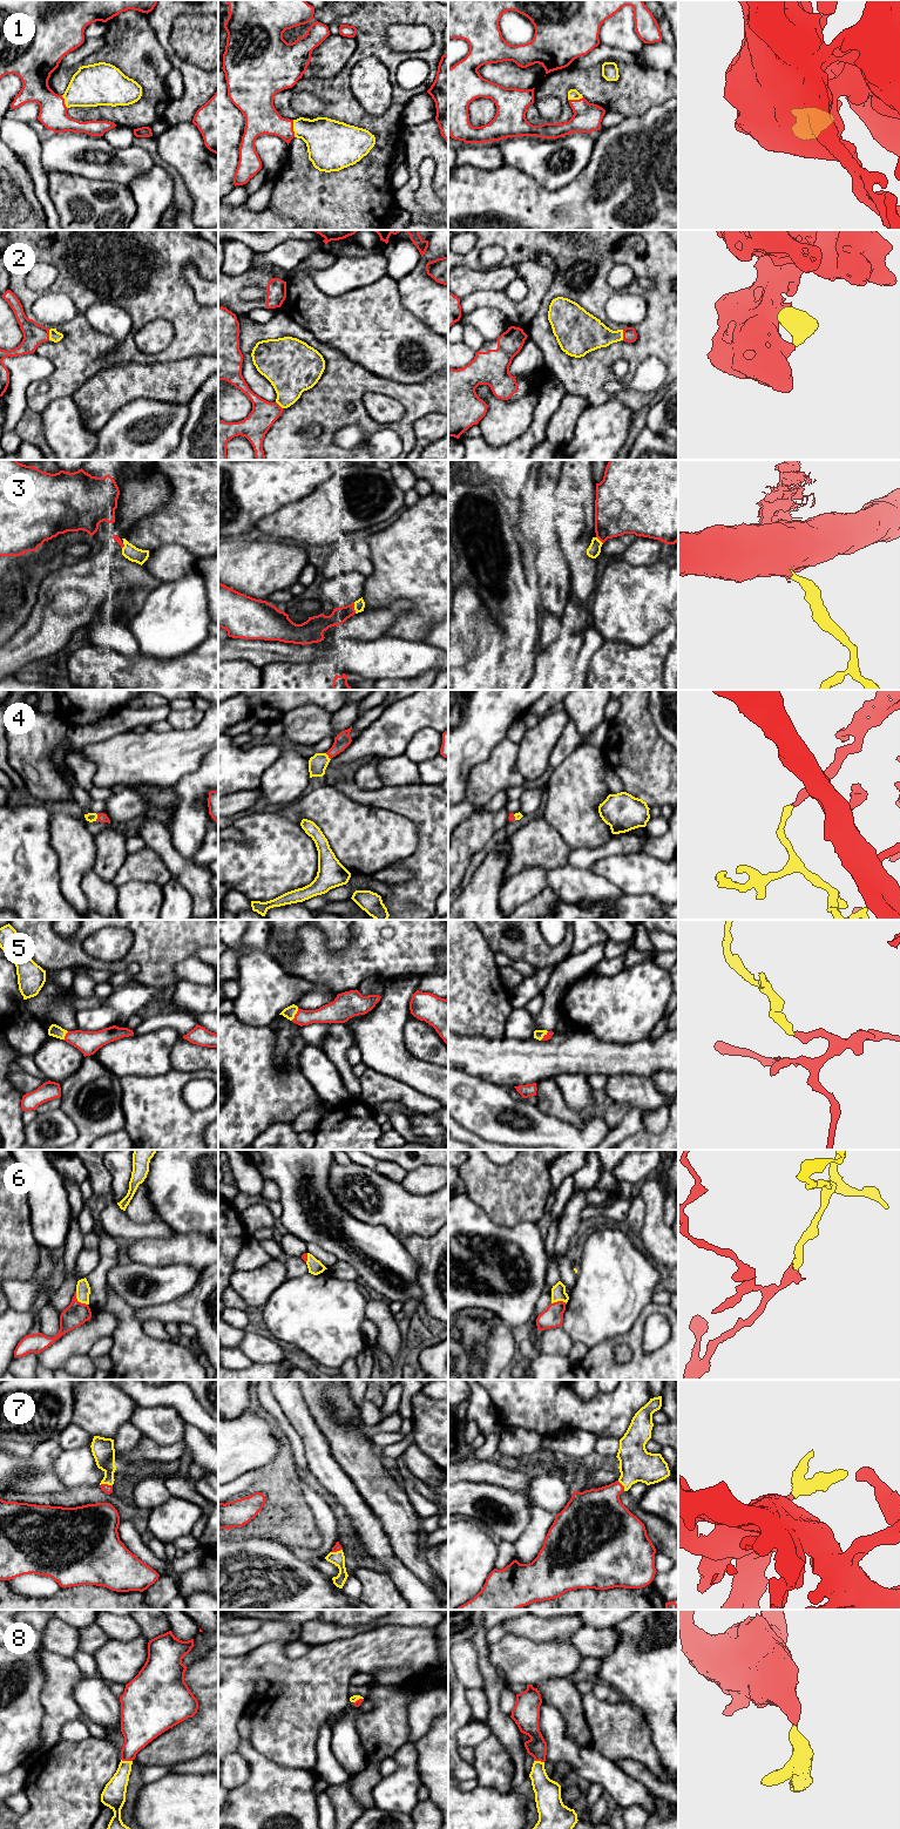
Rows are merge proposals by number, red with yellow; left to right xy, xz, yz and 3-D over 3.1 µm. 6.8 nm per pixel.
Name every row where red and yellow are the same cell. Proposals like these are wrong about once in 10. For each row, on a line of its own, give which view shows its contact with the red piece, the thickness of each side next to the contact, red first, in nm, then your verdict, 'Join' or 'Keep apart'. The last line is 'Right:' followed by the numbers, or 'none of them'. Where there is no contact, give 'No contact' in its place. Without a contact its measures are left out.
1: Touches red in xz. Thickness 220 nm (red) against 280 nm. Join
2: Touches red in xy. Thickness 150 nm (red) against 80 nm. Join
3: Touches red in xz. Thickness 120 nm (red) against 70 nm. Join
4: Touches red in xz. Thickness 100 nm (red) against 130 nm. Join
5: Touches red in xz. Thickness 140 nm (red) against 80 nm. Join
6: Touches red in xy. Thickness 160 nm (red) against 100 nm. Join
7: Touches red in xy. Thickness 60 nm (red) against 150 nm. Join
8: Touches red in xy. Thickness 260 nm (red) against 160 nm. Join
Right: 1, 2, 3, 4, 5, 6, 7, 8

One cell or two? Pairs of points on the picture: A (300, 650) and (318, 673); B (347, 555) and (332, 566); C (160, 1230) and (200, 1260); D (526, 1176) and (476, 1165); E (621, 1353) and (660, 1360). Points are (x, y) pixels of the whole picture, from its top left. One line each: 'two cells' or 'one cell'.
A: two cells
B: one cell
C: two cells
D: one cell
E: two cells

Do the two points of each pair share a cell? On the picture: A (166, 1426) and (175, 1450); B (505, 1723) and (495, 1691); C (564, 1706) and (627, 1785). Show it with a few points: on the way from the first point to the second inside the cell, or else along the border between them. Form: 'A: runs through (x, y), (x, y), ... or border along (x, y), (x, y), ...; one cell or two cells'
A: border along (146, 1436), (162, 1445), (183, 1442); two cells
B: runs through (496, 1715), (494, 1699); one cell
C: border along (567, 1728), (567, 1734), (577, 1745), (590, 1745); two cells

